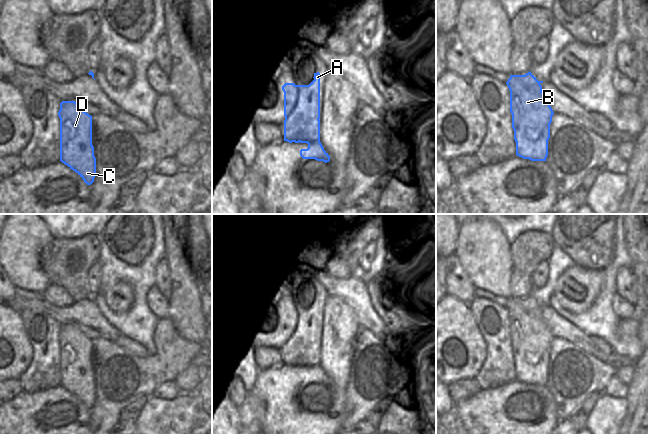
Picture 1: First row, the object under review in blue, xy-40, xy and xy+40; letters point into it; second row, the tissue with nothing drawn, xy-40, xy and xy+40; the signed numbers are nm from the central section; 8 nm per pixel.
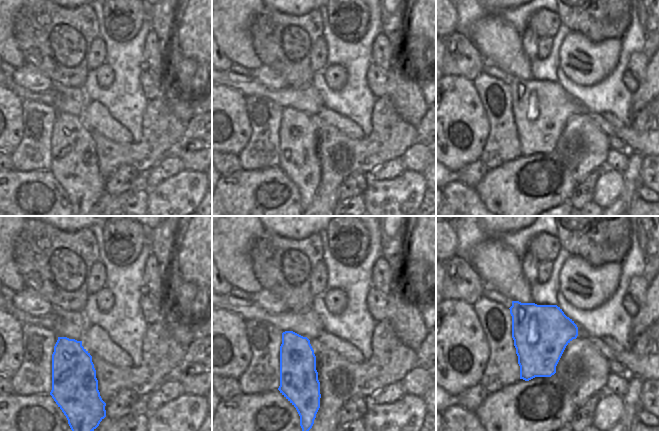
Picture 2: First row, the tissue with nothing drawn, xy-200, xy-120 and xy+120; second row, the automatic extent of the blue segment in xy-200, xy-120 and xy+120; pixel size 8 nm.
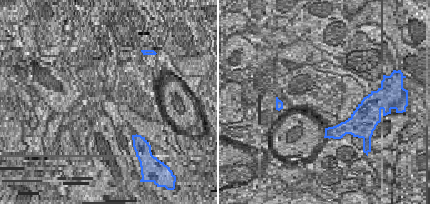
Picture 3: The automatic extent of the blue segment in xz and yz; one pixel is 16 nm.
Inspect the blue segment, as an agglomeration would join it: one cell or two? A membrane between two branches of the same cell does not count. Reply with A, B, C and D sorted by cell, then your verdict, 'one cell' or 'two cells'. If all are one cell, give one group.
groups A B C D; one cell

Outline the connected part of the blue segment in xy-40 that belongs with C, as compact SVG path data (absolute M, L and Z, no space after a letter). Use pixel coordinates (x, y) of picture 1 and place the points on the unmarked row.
M62 325L60 342L60 385L75 395L87 409L96 400L92 369L92 340L75 325Z

